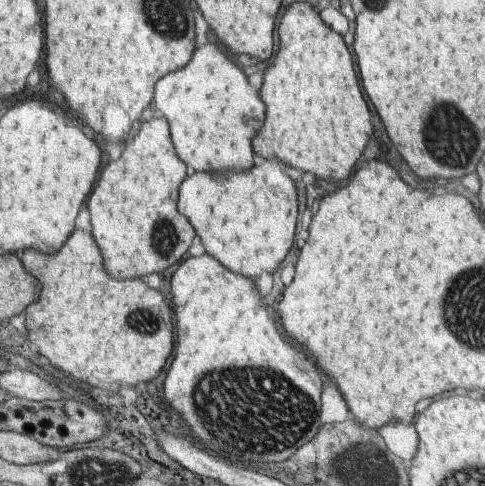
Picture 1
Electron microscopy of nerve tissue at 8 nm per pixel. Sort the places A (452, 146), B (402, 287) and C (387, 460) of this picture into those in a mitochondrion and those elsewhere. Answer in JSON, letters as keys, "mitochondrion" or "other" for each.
{"A":"mitochondrion","B":"other","C":"mitochondrion"}

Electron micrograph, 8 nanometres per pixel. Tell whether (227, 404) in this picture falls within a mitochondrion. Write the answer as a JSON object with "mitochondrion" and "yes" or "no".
{"mitochondrion":"yes"}

